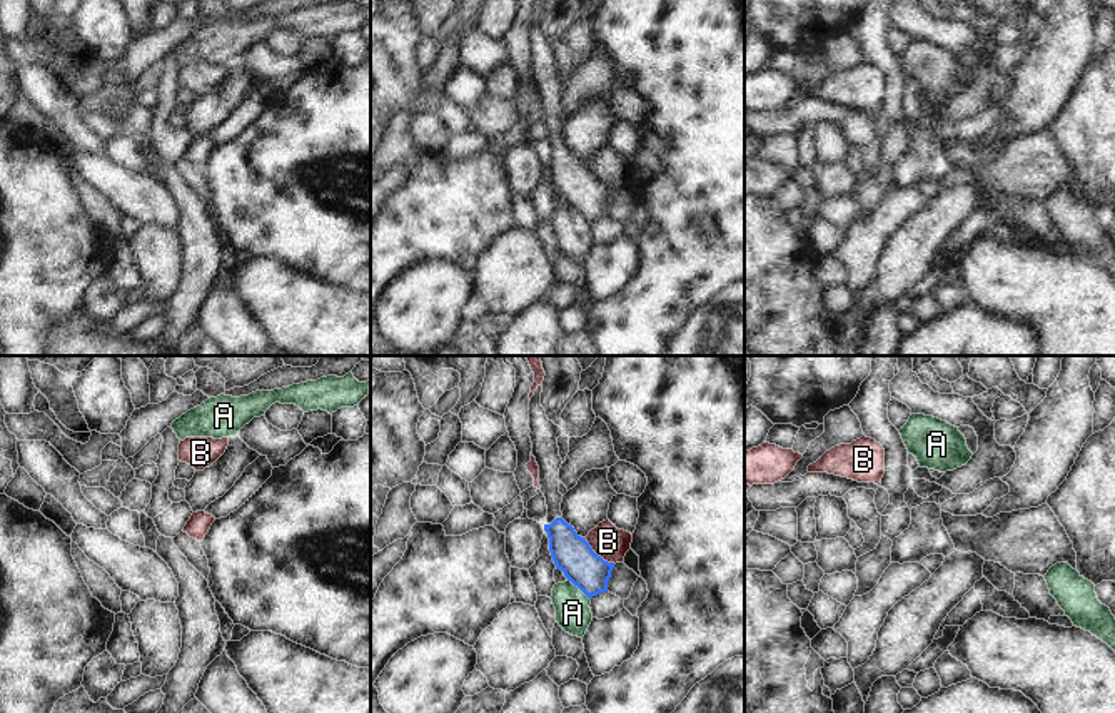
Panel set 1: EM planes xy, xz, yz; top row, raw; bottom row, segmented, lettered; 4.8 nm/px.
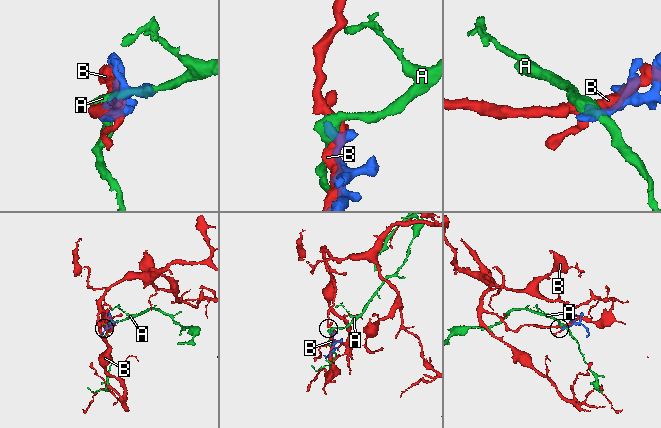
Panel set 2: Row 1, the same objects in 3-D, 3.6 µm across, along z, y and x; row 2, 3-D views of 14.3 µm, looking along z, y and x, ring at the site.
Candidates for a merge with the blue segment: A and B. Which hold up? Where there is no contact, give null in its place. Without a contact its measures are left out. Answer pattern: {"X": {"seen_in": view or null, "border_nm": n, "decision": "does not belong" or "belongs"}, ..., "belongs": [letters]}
{"A": {"seen_in": "xz", "border_nm": 160, "decision": "does not belong"}, "B": {"seen_in": "xz", "border_nm": 190, "decision": "does not belong"}, "belongs": []}

